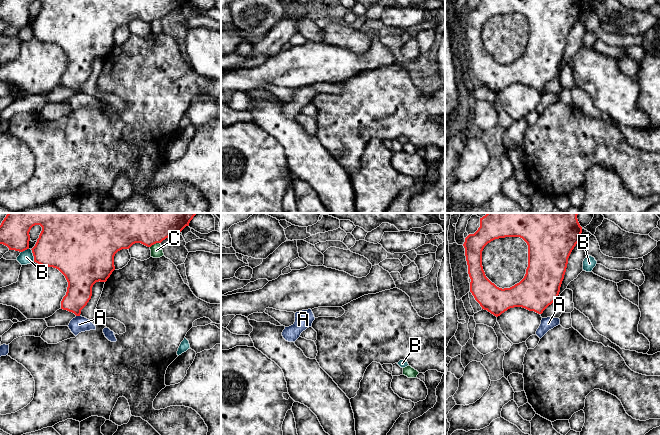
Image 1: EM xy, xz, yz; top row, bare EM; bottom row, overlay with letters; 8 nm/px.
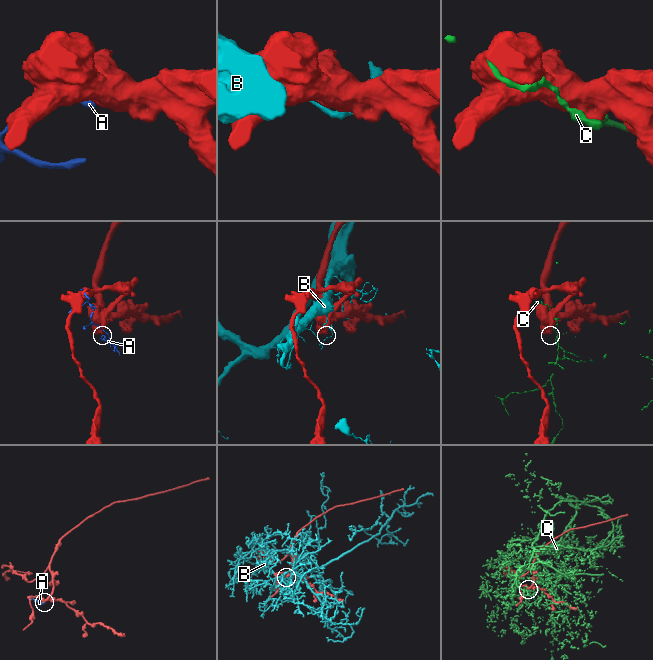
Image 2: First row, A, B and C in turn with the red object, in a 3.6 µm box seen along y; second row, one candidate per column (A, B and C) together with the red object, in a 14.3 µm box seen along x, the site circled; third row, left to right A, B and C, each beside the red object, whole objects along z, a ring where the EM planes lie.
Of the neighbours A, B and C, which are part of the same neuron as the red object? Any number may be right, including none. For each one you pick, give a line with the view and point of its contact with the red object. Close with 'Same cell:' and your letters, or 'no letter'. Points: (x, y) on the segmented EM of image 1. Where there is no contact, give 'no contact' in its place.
Same cell: no letter

